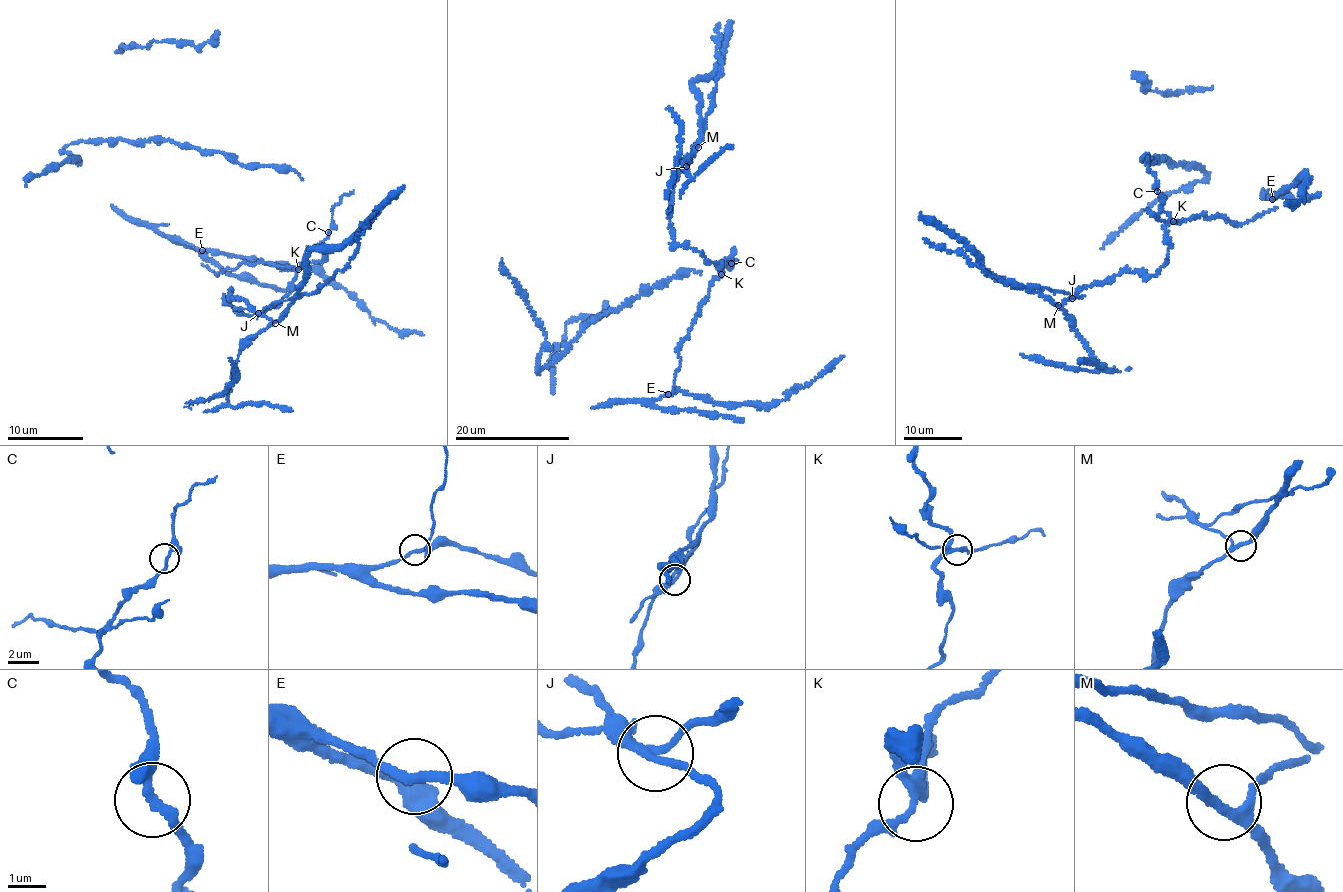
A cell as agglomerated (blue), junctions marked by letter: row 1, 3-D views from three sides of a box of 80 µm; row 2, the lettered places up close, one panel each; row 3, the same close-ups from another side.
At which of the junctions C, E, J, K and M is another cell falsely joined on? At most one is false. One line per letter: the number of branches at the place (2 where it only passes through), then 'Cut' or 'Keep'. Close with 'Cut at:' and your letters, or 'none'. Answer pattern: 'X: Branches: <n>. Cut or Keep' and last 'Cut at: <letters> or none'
C: Branches: 3. Keep
E: Branches: 2. Keep
J: Branches: 3. Cut
K: Branches: 4. Keep
M: Branches: 3. Keep
Cut at: J

